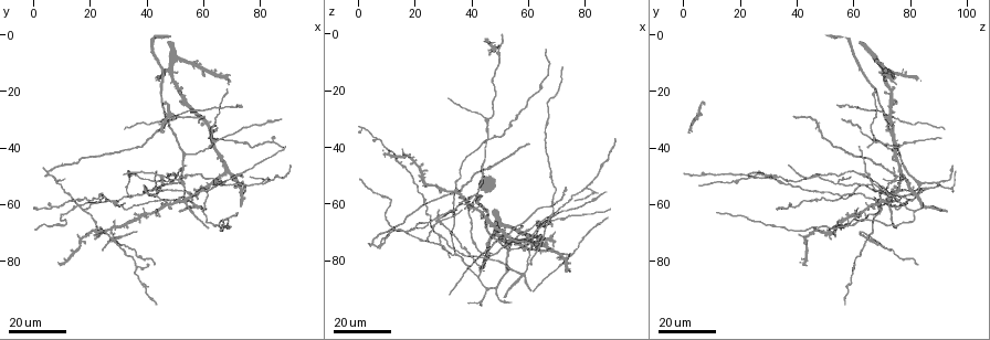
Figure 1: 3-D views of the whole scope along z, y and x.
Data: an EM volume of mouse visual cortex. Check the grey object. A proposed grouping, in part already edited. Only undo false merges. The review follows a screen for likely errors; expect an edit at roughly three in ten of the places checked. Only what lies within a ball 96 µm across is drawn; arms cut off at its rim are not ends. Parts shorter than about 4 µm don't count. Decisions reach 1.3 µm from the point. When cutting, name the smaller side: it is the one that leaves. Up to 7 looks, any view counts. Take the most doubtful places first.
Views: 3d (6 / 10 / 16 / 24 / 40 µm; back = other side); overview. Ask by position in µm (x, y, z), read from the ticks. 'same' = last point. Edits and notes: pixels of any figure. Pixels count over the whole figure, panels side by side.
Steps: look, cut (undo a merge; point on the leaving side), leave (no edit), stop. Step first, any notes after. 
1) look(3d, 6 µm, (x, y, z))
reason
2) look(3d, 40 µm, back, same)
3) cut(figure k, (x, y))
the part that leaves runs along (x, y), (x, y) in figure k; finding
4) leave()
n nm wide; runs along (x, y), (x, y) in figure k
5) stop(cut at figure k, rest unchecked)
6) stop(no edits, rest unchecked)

look(3d, 24 µm, (28, 59, 71))
three arms meet

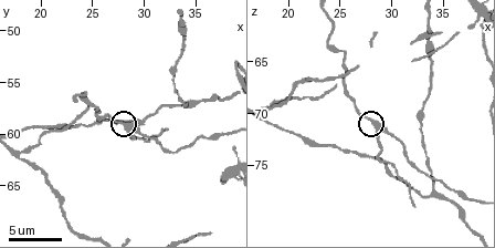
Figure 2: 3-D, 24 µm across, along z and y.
look(3d, 6 µm, (28.8, 59.6, 71.4))

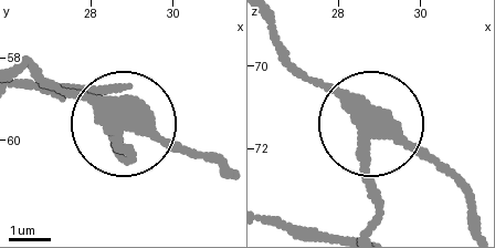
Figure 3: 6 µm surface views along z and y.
cut(figure 3, (126, 150))
side arm 10 µm; the part that leaves runs along (360, 128), (378, 219) in figure 3; two neurons meet here

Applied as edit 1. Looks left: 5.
look(overview)

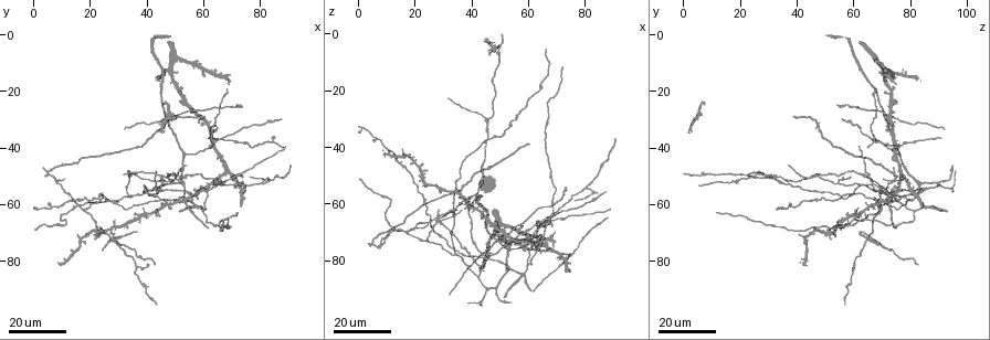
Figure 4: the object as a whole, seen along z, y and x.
look(3d, 16 µm, (53, 60, 72))

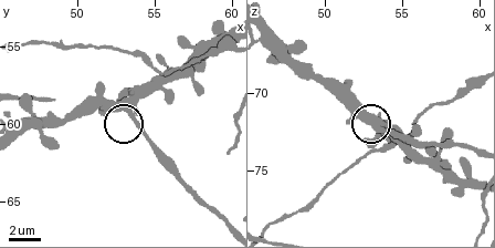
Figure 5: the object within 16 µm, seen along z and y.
look(3d, 10 µm, (53.0, 59.2, 71.8))

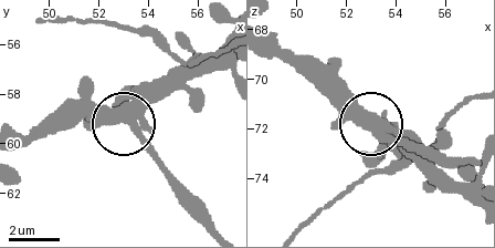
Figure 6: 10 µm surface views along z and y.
cut(figure 6, (156, 155))
4 arms; the part that leaves runs along (133, 127), (177, 195), (209, 227) in figure 6; two neurons meet here

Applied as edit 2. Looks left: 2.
look(3d, 24 µm, (44, 59, 79))
two arms in line, one across

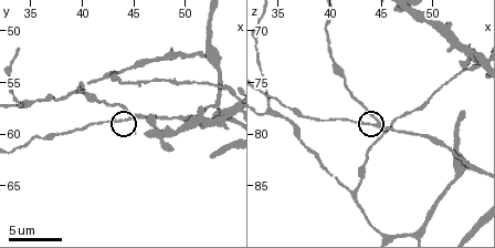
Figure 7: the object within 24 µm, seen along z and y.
look(3d, 10 µm, (44.6, 58.4, 79.0))

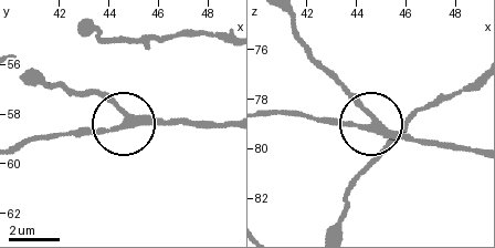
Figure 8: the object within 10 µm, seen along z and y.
leave()
side arm 80 µm; runs along (474, 152), (391, 138), (347, 120), (312, 120) in figure 8; one neuron here

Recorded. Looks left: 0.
stop(cut at figure 3, cut at figure 6, rest unchecked)

